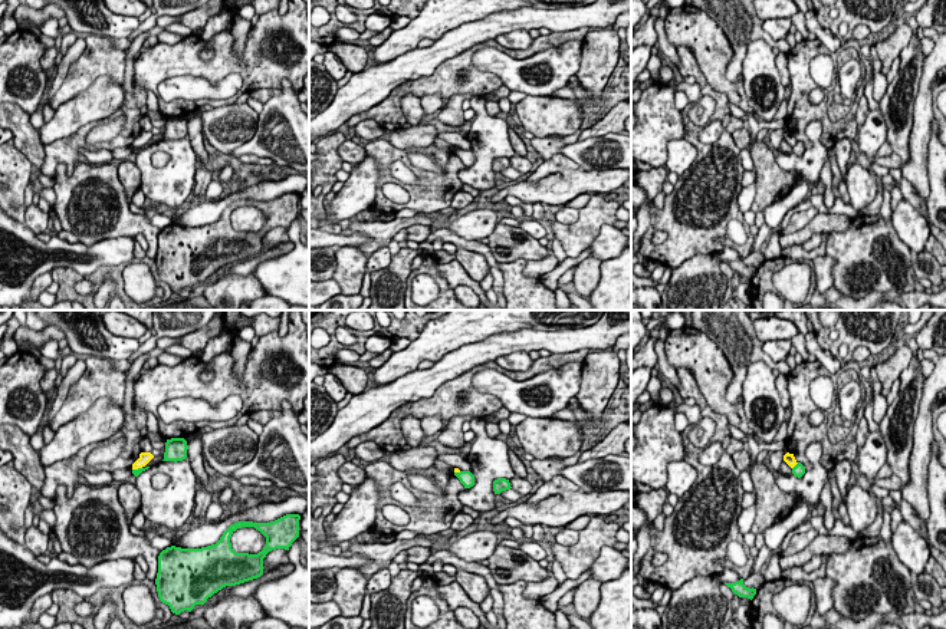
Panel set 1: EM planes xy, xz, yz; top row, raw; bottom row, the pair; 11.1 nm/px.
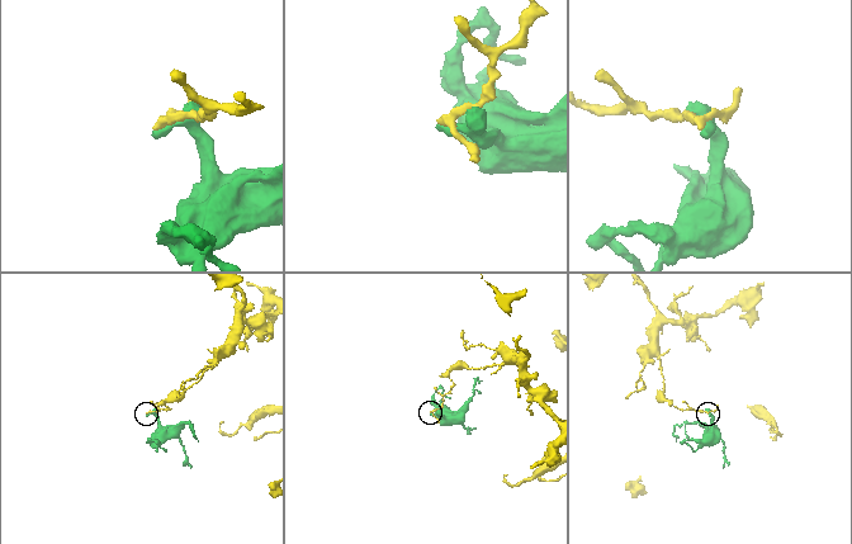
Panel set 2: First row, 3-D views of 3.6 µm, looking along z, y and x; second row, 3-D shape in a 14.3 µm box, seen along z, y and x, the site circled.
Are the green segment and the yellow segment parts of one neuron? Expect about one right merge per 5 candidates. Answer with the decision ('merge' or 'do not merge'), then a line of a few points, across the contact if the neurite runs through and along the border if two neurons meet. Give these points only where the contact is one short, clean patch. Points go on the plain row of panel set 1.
do not merge

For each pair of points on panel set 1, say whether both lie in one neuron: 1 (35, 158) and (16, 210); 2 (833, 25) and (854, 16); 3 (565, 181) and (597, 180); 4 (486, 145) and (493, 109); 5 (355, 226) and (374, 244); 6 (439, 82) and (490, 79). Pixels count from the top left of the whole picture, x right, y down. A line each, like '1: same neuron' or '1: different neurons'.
1: different neurons
2: same neuron
3: same neuron
4: different neurons
5: same neuron
6: same neuron

